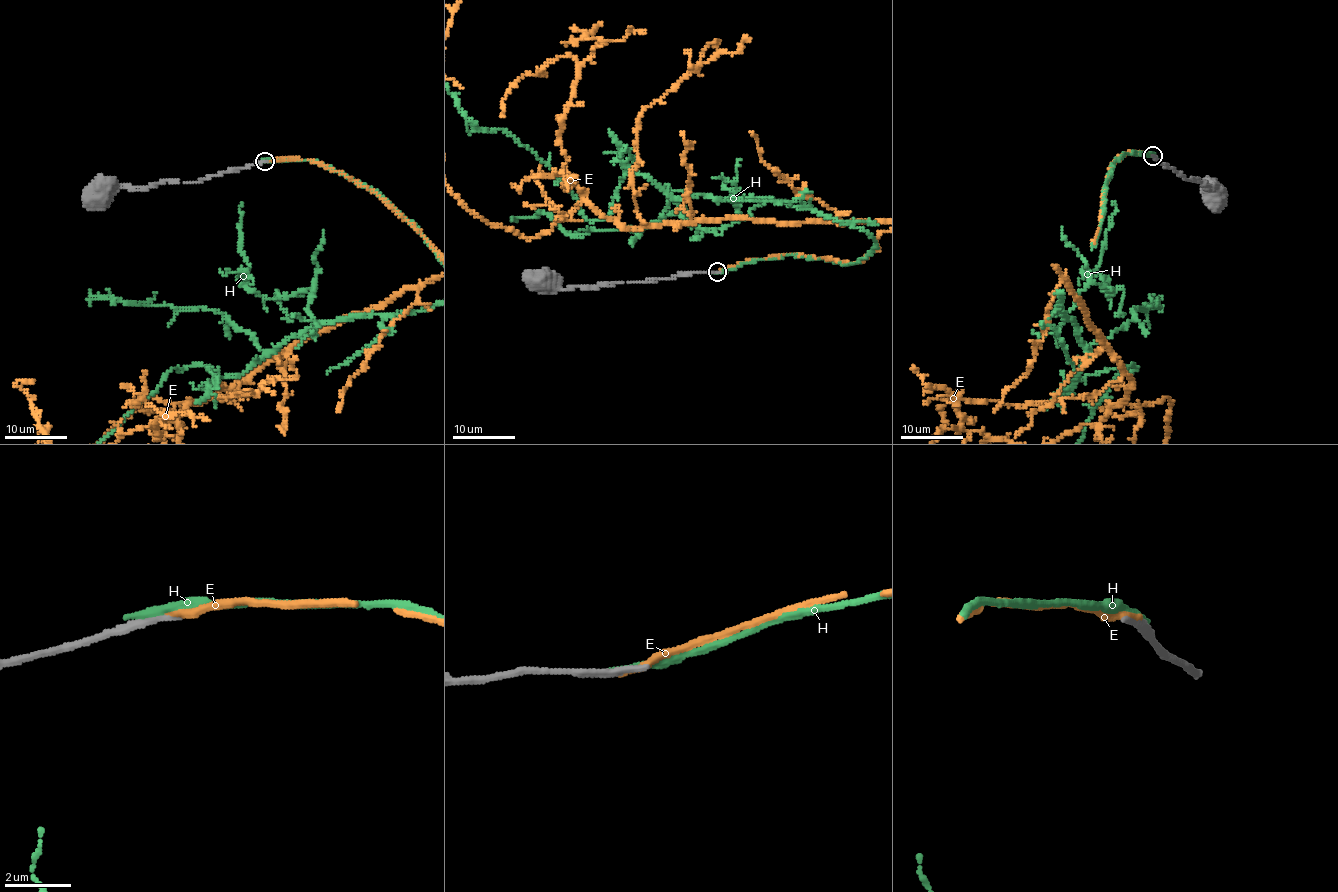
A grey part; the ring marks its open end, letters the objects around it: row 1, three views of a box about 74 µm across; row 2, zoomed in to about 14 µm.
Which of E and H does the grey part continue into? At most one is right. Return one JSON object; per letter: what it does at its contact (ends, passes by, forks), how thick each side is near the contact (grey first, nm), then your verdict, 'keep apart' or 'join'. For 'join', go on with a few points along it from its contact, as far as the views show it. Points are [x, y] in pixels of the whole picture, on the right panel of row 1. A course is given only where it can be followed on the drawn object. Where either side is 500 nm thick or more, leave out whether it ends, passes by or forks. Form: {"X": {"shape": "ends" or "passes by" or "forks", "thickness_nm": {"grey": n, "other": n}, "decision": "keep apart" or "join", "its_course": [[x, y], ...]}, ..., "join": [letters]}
{"E": {"shape": "ends", "thickness_nm": {"grey": 240, "other": 200}, "decision": "join"}, "H": {"shape": "ends", "thickness_nm": {"grey": 280, "other": 280}, "decision": "keep apart"}, "join": ["E"]}

